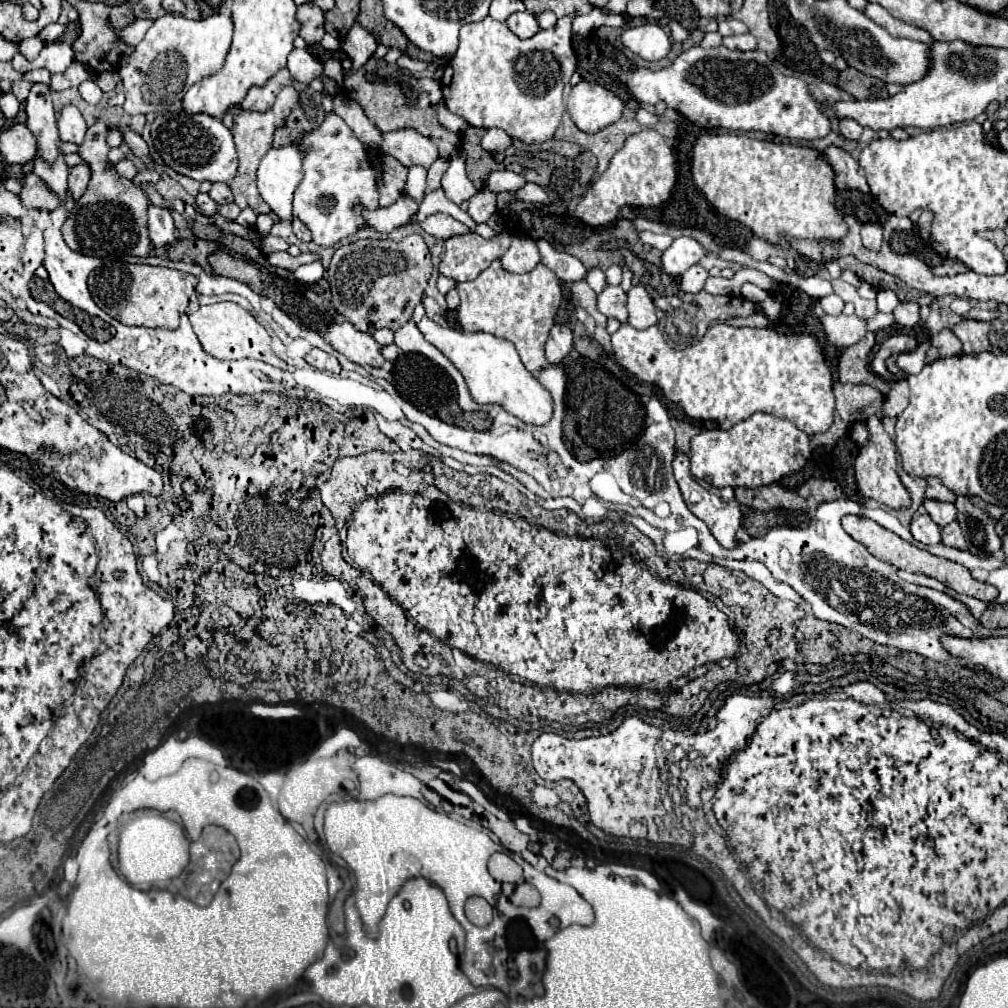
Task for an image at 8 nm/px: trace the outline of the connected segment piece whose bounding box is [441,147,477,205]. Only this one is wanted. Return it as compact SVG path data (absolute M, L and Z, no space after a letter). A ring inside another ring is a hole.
M459 147L459 153L451 159L451 165L443 175L441 187L445 195L457 205L461 205L463 201L469 201L477 193L477 189L473 187L473 183L469 181L465 173L465 149L463 147Z

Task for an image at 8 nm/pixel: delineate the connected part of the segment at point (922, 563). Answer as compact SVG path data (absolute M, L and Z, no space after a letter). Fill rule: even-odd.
M845 515L841 523L843 523L843 529L845 529L855 541L863 543L863 545L867 547L867 551L869 551L873 557L877 557L877 559L881 559L881 561L887 561L887 563L895 565L897 569L905 569L905 571L909 571L909 573L921 573L921 575L933 577L933 579L945 583L947 587L955 589L957 593L971 595L971 597L981 599L981 601L985 601L985 603L993 603L993 599L995 599L995 595L997 595L997 589L995 589L993 585L975 581L975 579L971 577L971 573L969 573L963 565L953 563L953 561L943 559L943 557L937 557L937 555L931 555L931 553L927 553L927 551L923 551L923 549L919 549L919 547L915 547L915 545L903 541L899 535L895 535L893 531L881 527L879 523L871 521L869 517Z

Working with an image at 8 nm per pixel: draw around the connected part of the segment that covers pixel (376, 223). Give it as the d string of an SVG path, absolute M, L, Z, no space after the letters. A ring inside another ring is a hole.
M403 195L391 207L385 207L385 209L379 207L375 211L363 211L363 217L367 219L367 225L371 225L373 229L377 229L381 233L391 233L393 229L407 225L417 211L419 211L419 203L413 197Z

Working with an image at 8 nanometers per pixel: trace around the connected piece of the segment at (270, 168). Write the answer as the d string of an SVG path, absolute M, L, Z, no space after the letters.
M293 145L269 149L269 153L261 159L257 171L257 187L263 201L281 219L293 219L291 201L299 181L303 179L301 159L303 153Z

